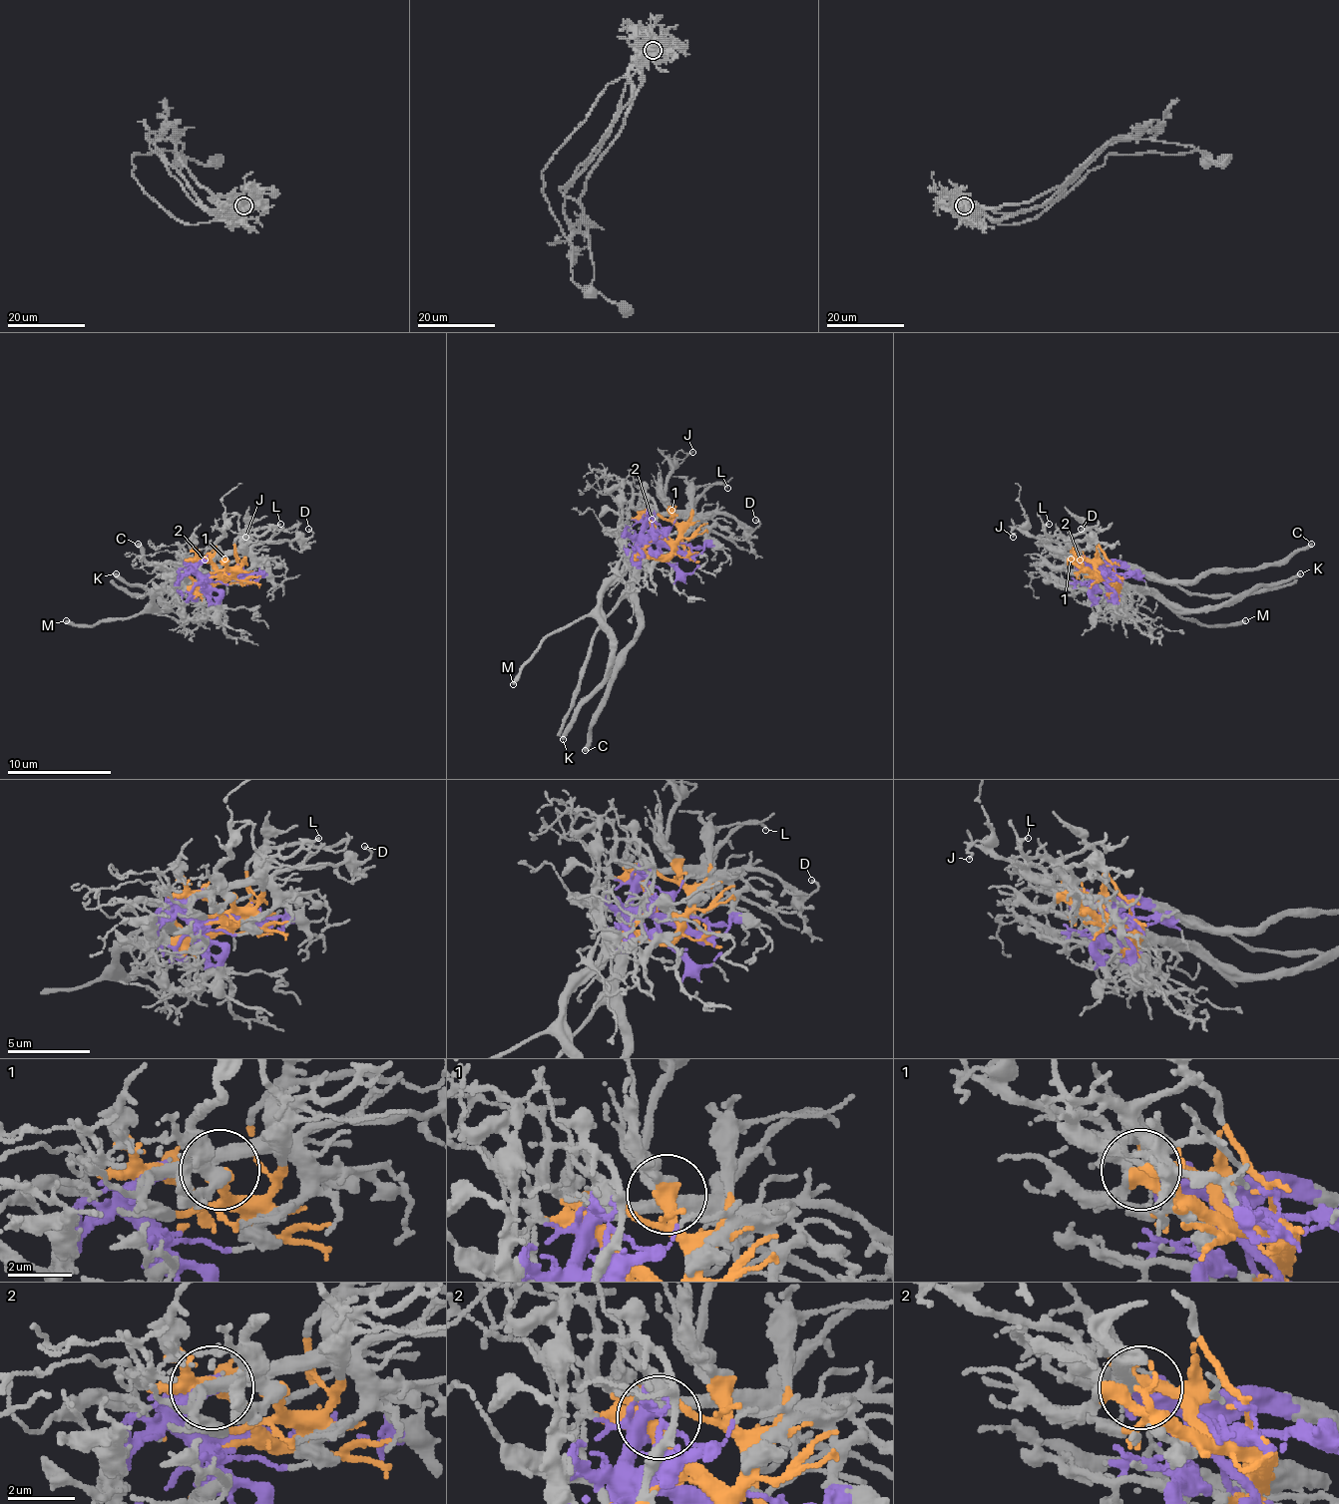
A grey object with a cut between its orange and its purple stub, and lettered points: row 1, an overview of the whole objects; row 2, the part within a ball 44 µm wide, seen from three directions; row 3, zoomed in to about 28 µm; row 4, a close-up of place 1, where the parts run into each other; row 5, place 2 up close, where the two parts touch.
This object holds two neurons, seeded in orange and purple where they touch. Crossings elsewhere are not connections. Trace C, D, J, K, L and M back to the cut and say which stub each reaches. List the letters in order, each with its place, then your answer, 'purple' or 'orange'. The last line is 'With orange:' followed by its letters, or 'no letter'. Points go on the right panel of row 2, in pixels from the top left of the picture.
C: (1311, 544) | purple
D: (1081, 529) | purple
J: (1013, 537) | orange
K: (1300, 573) | orange
L: (1049, 524) | purple
M: (1245, 620) | orange
With orange: J, K, M

